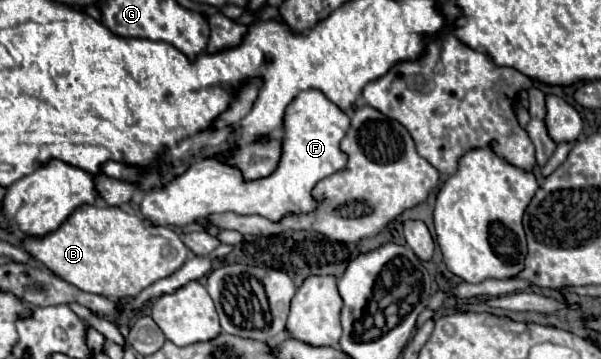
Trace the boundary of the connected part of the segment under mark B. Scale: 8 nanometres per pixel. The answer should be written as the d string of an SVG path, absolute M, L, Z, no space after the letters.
M102 205L78 207L54 233L42 239L26 237L24 247L60 279L110 299L140 293L154 281L172 275L188 259L188 249L174 229L154 229L138 215Z

